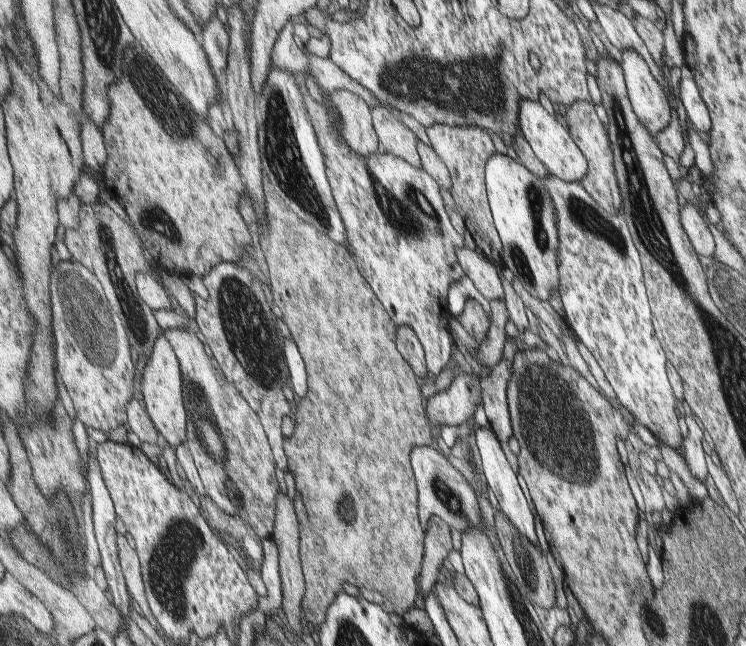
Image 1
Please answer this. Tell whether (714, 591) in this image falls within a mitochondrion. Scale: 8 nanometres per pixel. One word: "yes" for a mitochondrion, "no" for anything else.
no

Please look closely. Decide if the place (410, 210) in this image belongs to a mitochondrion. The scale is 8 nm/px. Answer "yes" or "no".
yes

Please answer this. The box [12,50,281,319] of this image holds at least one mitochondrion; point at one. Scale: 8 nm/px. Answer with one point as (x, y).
(147, 86)

